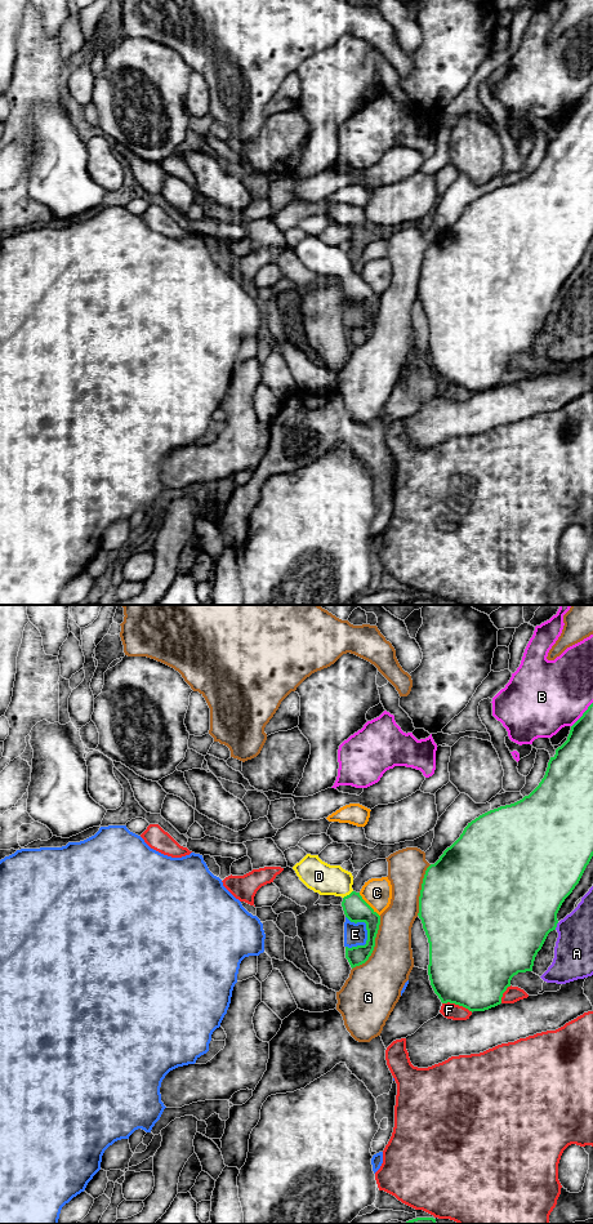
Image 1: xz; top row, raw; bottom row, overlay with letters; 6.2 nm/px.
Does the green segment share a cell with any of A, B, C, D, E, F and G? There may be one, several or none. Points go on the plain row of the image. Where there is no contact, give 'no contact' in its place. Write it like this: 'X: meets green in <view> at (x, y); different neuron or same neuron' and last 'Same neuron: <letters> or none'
A: meets green in xz at (556, 307); different neuron
B: meets green in xz at (583, 96); different neuron
C: meets green in xz at (368, 285); different neuron
D: meets green in xz at (347, 276); same neuron
E: meets green in xz at (366, 306); different neuron
F: meets green in xz at (458, 384); different neuron
G: meets green in xz at (374, 326); different neuron
Same neuron: D

